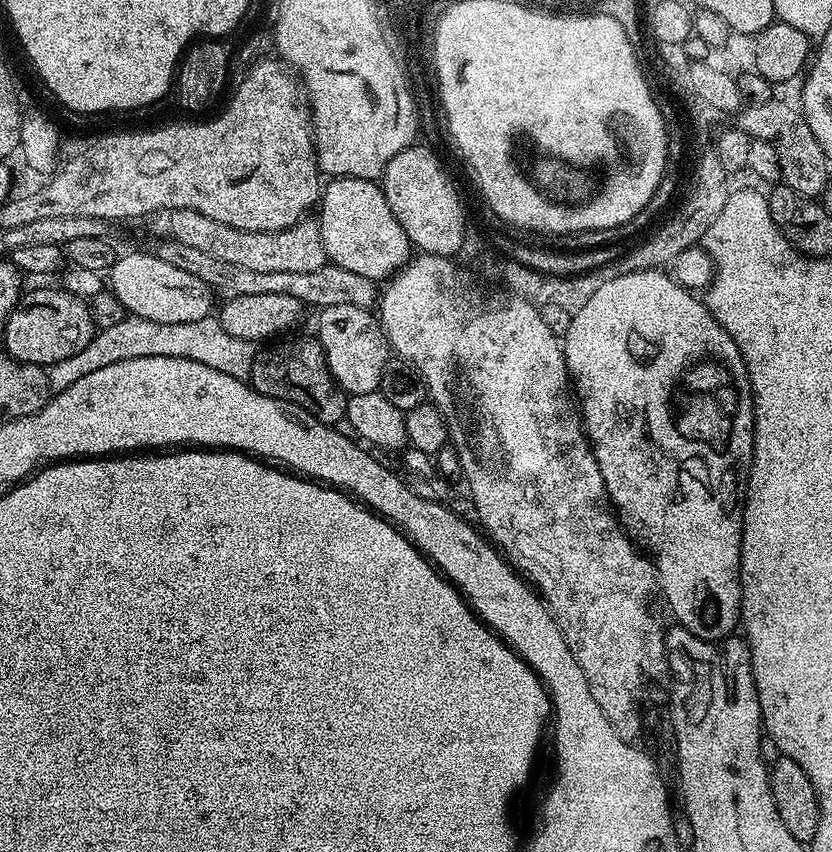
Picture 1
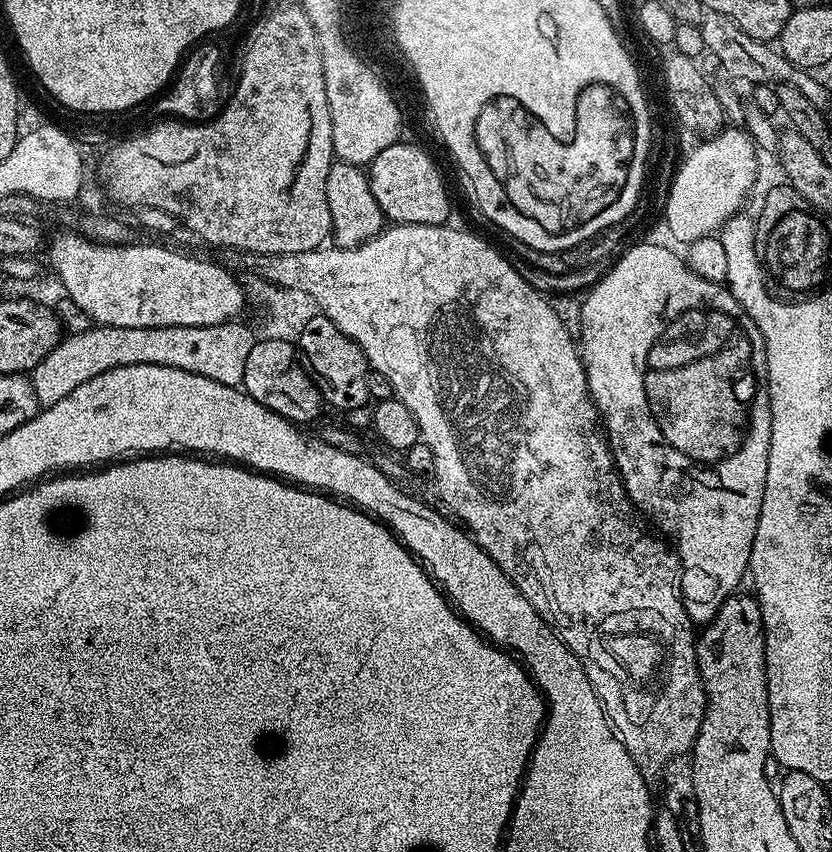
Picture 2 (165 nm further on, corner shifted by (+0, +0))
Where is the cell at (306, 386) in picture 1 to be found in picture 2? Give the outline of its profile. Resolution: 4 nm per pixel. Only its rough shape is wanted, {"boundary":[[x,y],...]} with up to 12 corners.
{"boundary":[[257,339],[242,388],[297,426],[326,408],[295,343]]}

